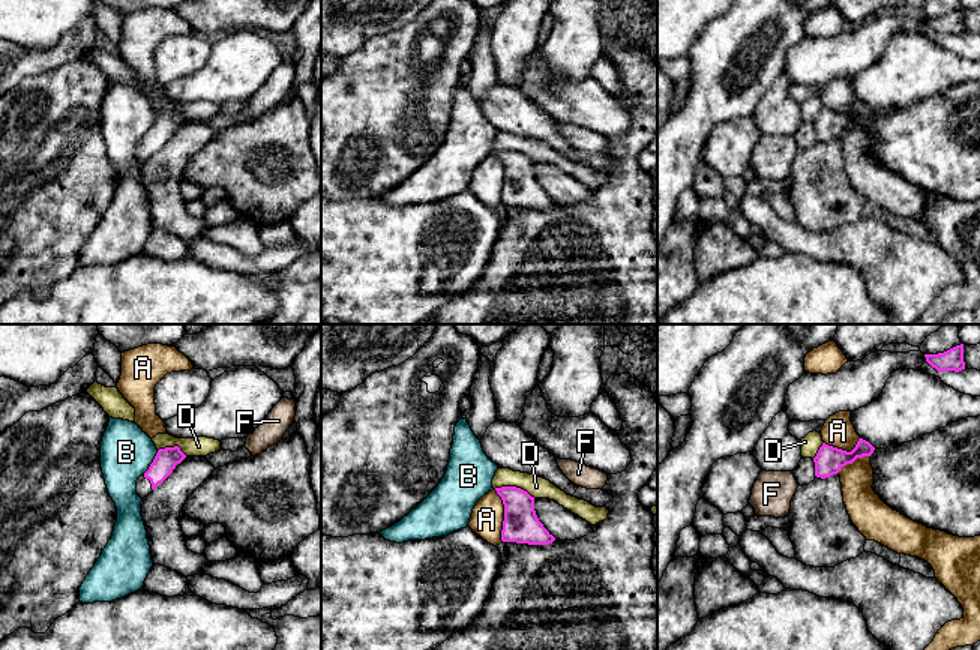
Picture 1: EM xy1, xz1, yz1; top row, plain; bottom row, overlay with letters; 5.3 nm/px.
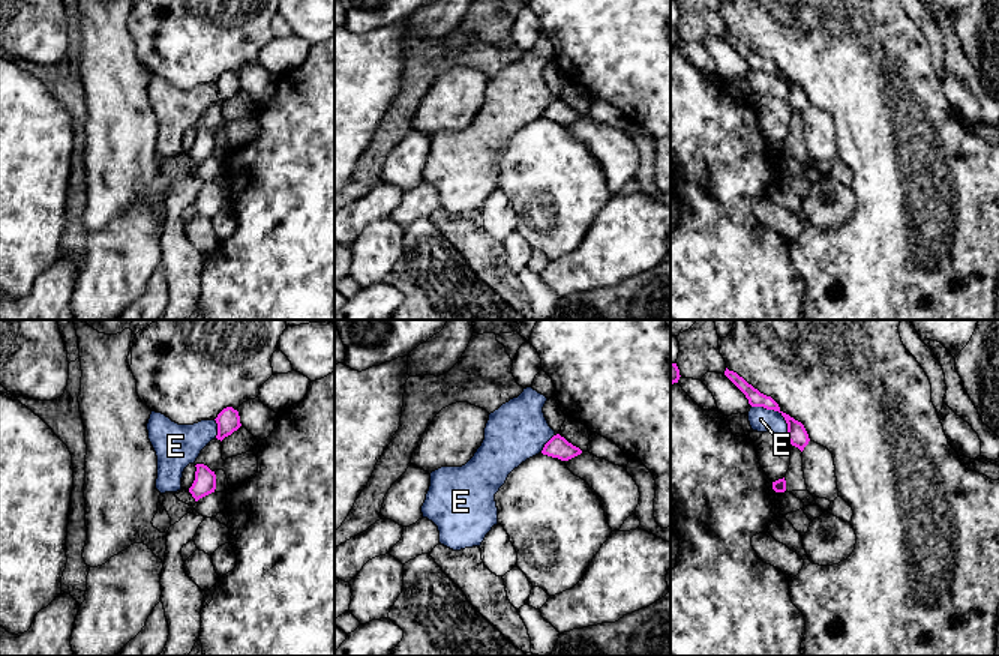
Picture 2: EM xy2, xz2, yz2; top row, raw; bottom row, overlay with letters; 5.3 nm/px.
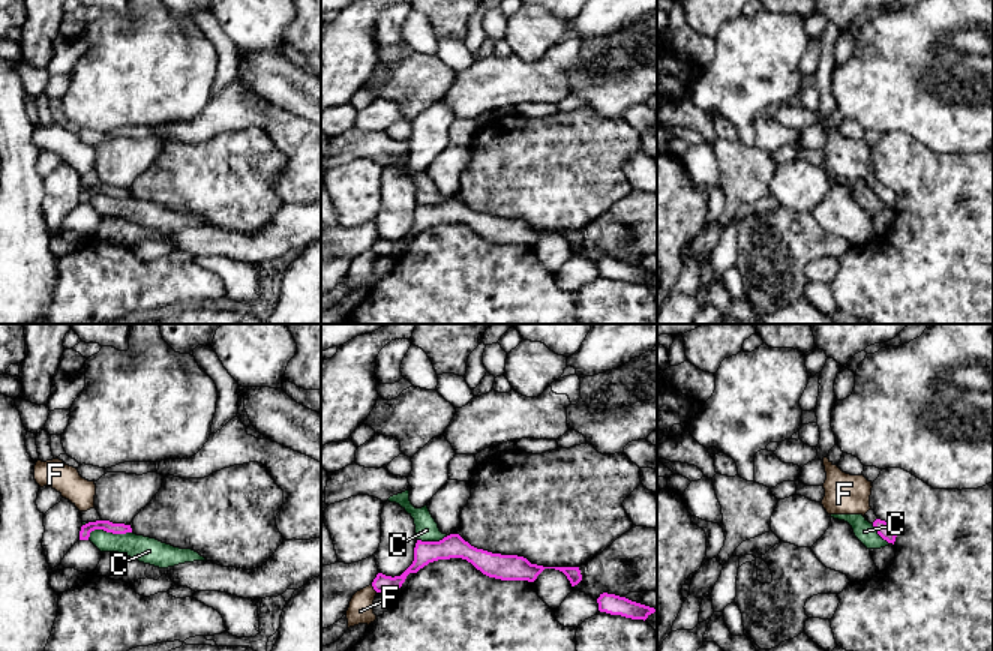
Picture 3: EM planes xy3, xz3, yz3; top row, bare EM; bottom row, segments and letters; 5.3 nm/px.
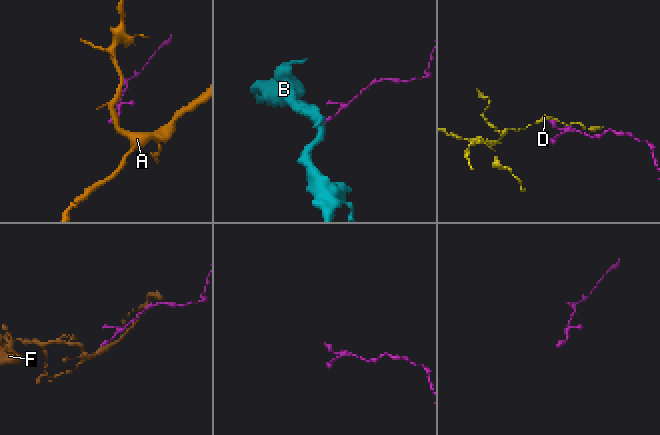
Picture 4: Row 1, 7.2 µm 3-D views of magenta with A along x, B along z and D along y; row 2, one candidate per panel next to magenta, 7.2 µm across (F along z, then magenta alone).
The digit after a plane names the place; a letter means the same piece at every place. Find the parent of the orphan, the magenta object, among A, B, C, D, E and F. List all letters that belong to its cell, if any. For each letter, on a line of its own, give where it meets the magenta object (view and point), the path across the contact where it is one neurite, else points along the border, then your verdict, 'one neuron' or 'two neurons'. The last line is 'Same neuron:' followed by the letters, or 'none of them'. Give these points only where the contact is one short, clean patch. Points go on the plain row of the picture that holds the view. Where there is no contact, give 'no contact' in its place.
A: xz1 (505, 179) | along xz1 (494, 153), (503, 168), (503, 204) | two neurons
B: xy1 (152, 126) | along xy1 (158, 114), (143, 137) | two neurons
C: xy3 (107, 195) | two neurons
D: xz1 (515, 150) | along xz1 (494, 152), (520, 150), (535, 161) | two neurons
E: yz2 (776, 74) | along yz2 (752, 69), (776, 74), (783, 81), (788, 98) | two neurons
F: xz3 (374, 252) | two neurons
Same neuron: none of them

